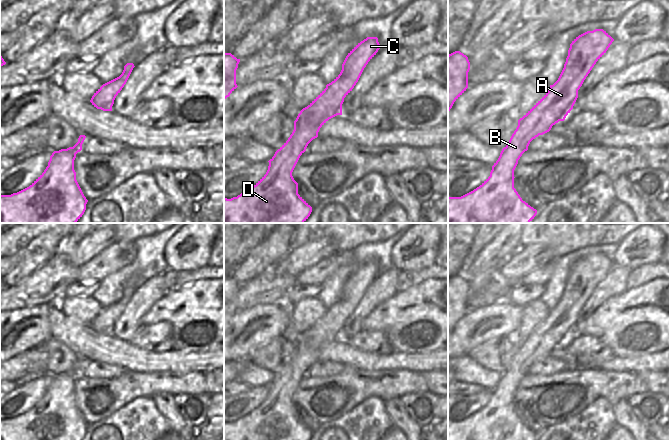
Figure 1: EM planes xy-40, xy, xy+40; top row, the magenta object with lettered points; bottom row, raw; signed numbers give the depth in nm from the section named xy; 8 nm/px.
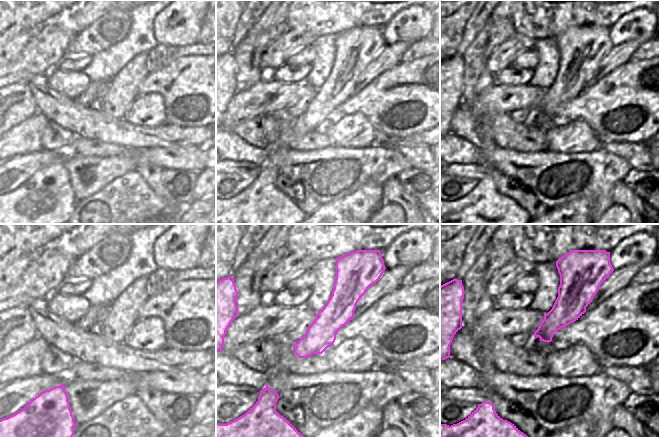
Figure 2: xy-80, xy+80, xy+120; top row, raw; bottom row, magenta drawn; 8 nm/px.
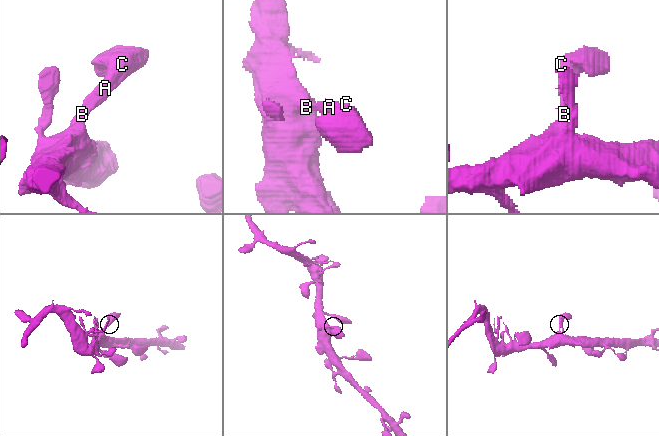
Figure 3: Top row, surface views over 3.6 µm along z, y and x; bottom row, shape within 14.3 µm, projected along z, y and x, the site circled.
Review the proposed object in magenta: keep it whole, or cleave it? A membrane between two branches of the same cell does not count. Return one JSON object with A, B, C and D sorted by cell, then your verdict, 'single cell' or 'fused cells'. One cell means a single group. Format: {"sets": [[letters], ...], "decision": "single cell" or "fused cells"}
{"sets": [["A", "B", "C", "D"]], "decision": "single cell"}

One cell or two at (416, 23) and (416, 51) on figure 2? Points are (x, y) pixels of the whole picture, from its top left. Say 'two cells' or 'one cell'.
two cells

